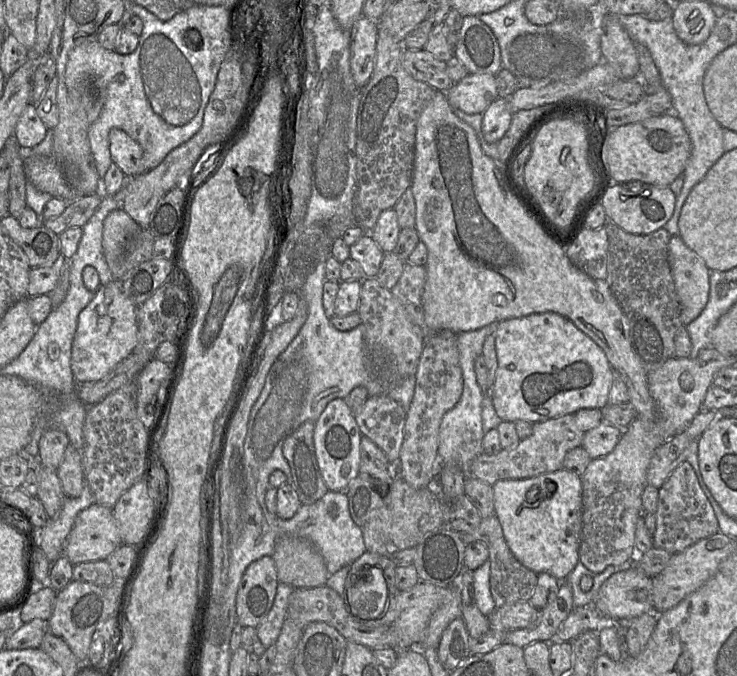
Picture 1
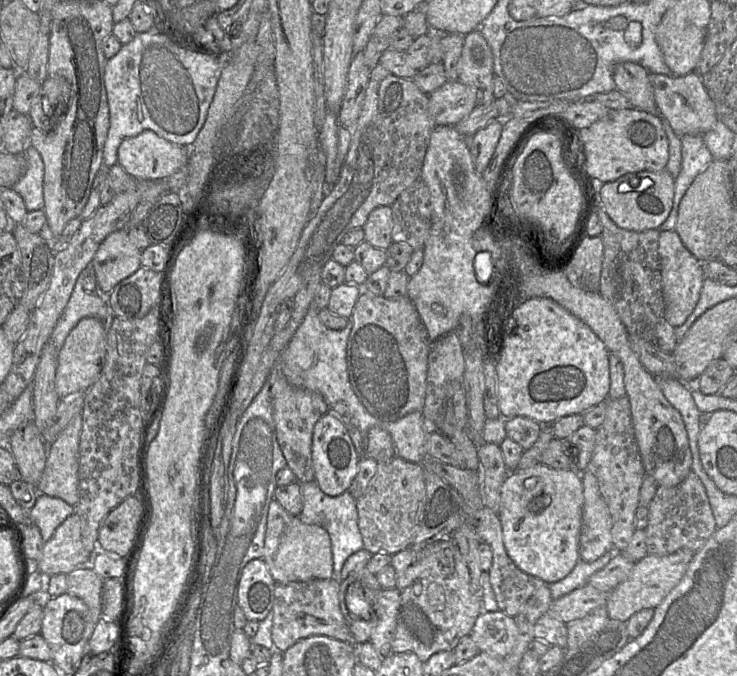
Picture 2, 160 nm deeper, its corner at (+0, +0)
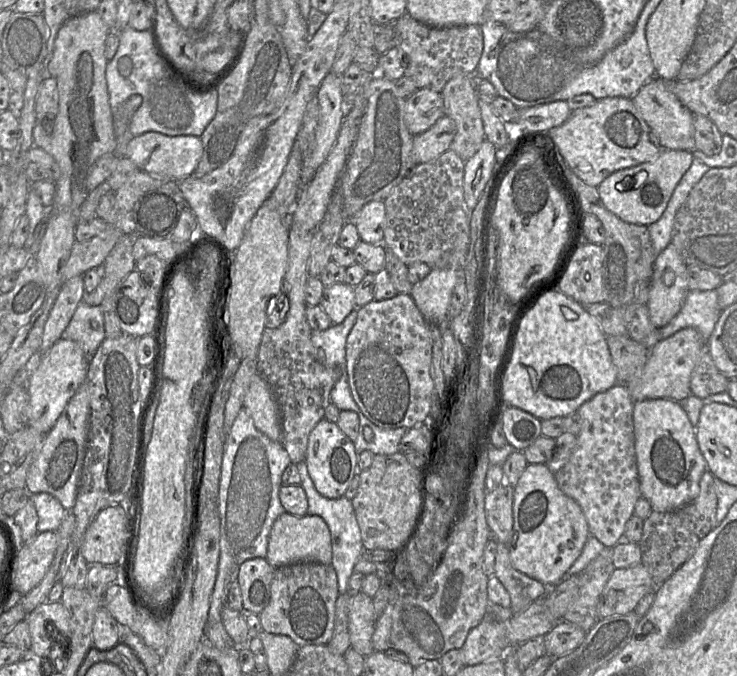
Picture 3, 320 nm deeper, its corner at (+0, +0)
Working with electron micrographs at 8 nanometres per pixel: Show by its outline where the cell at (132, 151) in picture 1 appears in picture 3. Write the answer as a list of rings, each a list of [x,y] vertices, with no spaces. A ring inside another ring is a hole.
[[[149,131],[133,137],[127,144],[124,156],[134,162],[139,170],[161,178],[182,180],[194,174],[202,153],[201,137],[193,135],[168,136]]]

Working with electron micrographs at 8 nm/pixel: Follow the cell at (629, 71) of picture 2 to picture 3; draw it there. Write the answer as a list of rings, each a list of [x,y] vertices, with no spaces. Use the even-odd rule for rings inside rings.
[[[650,79],[632,98],[639,114],[652,129],[662,149],[695,151],[693,115],[678,98],[667,89],[664,80]]]

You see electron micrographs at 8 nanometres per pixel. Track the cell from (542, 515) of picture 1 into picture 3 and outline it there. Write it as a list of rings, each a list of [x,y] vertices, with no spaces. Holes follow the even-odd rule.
[[[528,463],[514,487],[513,531],[511,541],[506,543],[515,569],[547,587],[557,585],[580,556],[589,535],[588,522],[580,505],[559,488],[554,473],[546,464]]]

